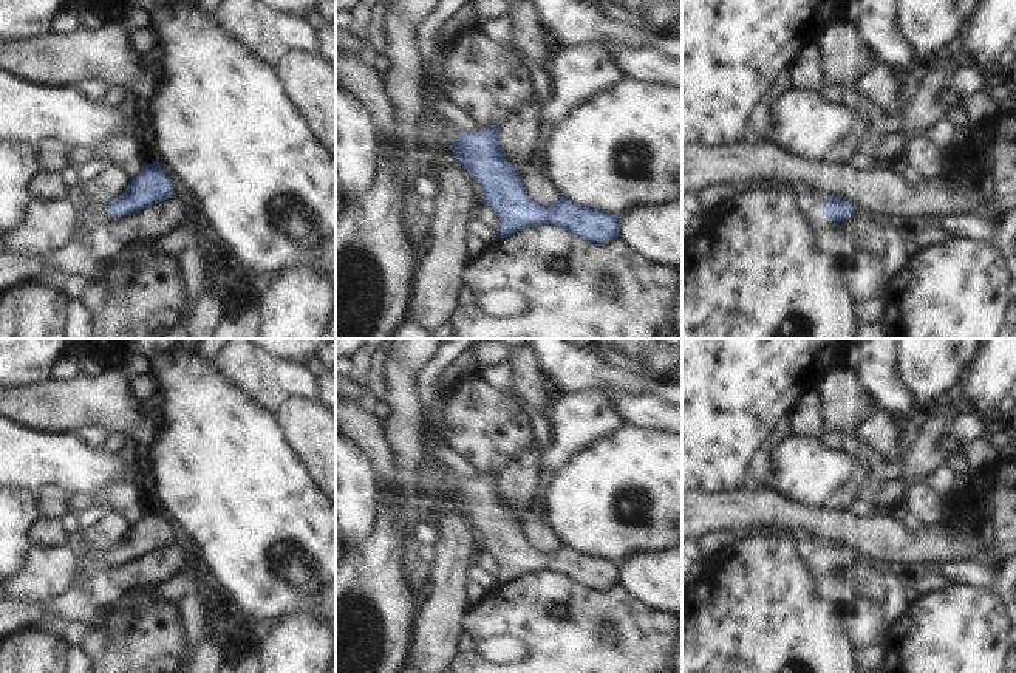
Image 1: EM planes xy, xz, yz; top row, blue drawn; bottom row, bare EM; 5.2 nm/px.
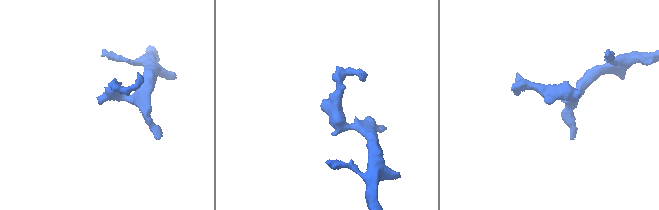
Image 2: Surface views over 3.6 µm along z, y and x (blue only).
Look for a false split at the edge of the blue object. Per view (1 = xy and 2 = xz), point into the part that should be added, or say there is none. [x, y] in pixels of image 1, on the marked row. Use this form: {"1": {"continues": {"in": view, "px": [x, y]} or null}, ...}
{"1": {"continues": {"in": "xy", "px": [78, 257]}}, "2": {"continues": {"in": "xz", "px": [447, 132]}}}

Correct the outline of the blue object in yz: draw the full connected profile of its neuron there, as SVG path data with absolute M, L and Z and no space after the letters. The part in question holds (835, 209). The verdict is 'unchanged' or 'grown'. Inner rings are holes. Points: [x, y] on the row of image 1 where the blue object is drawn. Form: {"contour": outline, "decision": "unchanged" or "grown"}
{"contour": "M841 198L826 200L812 212L812 227L821 232L829 229L834 223L841 226L854 212L855 207Z", "decision": "grown"}

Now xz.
{"contour": "M435 114L435 122L438 149L452 145L469 173L482 184L486 190L482 203L499 215L496 229L499 238L537 224L557 224L591 243L620 237L620 220L611 212L588 209L561 193L552 207L532 201L523 187L521 172L512 167L501 152L499 125L459 133L445 116Z", "decision": "grown"}

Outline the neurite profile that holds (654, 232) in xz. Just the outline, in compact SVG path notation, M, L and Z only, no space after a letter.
M682 200L639 206L619 215L620 241L643 258L670 269L682 265Z

